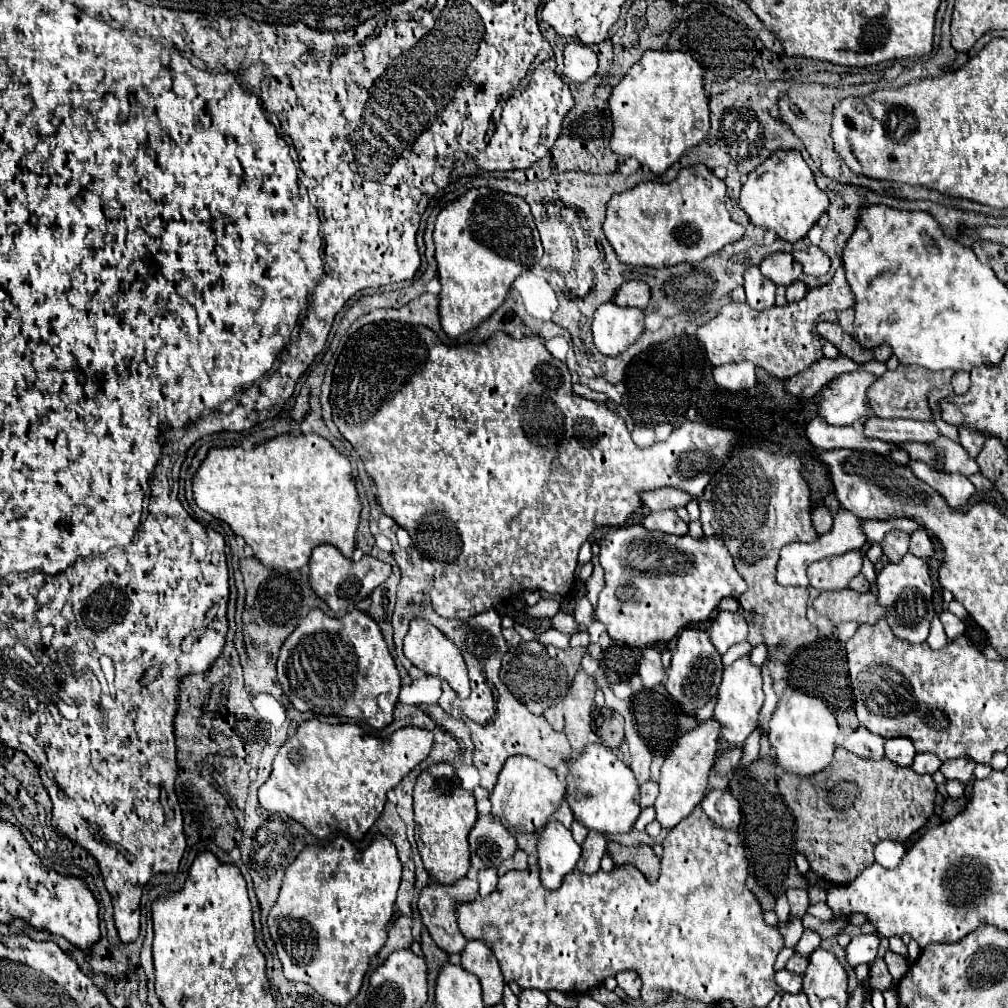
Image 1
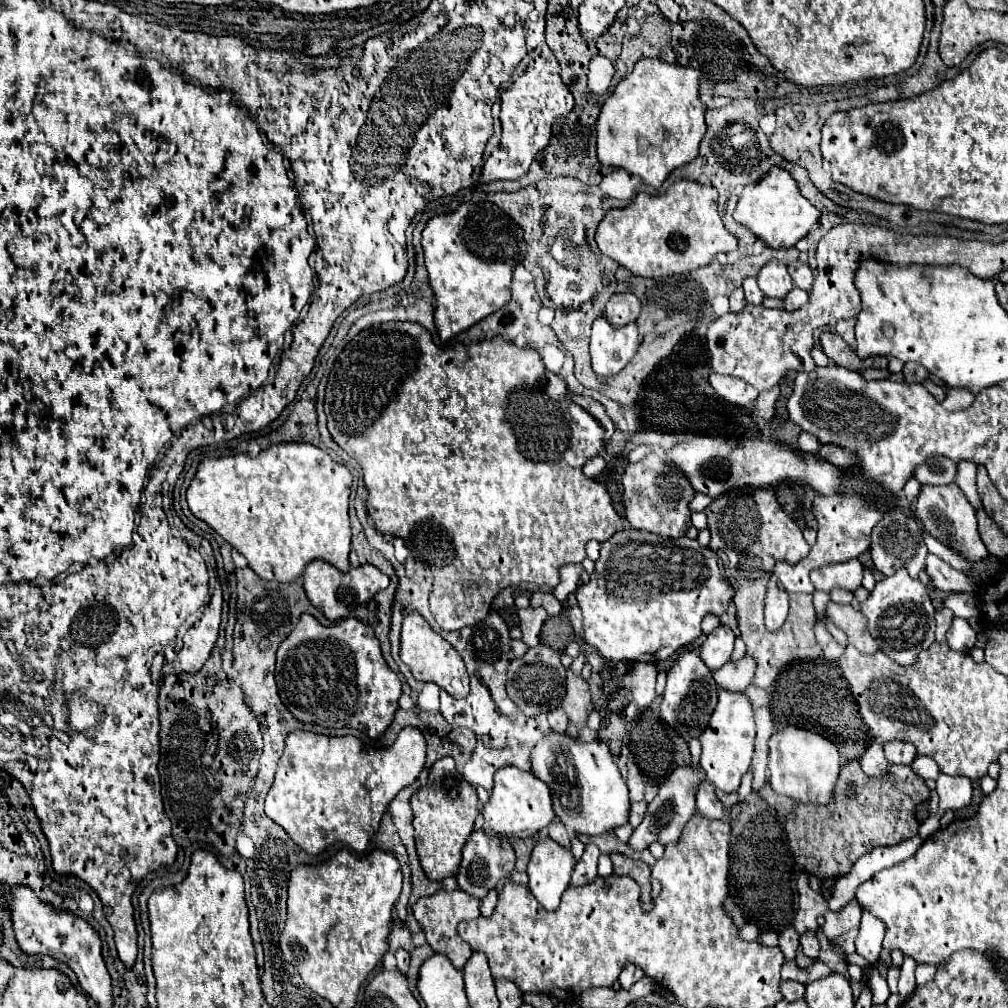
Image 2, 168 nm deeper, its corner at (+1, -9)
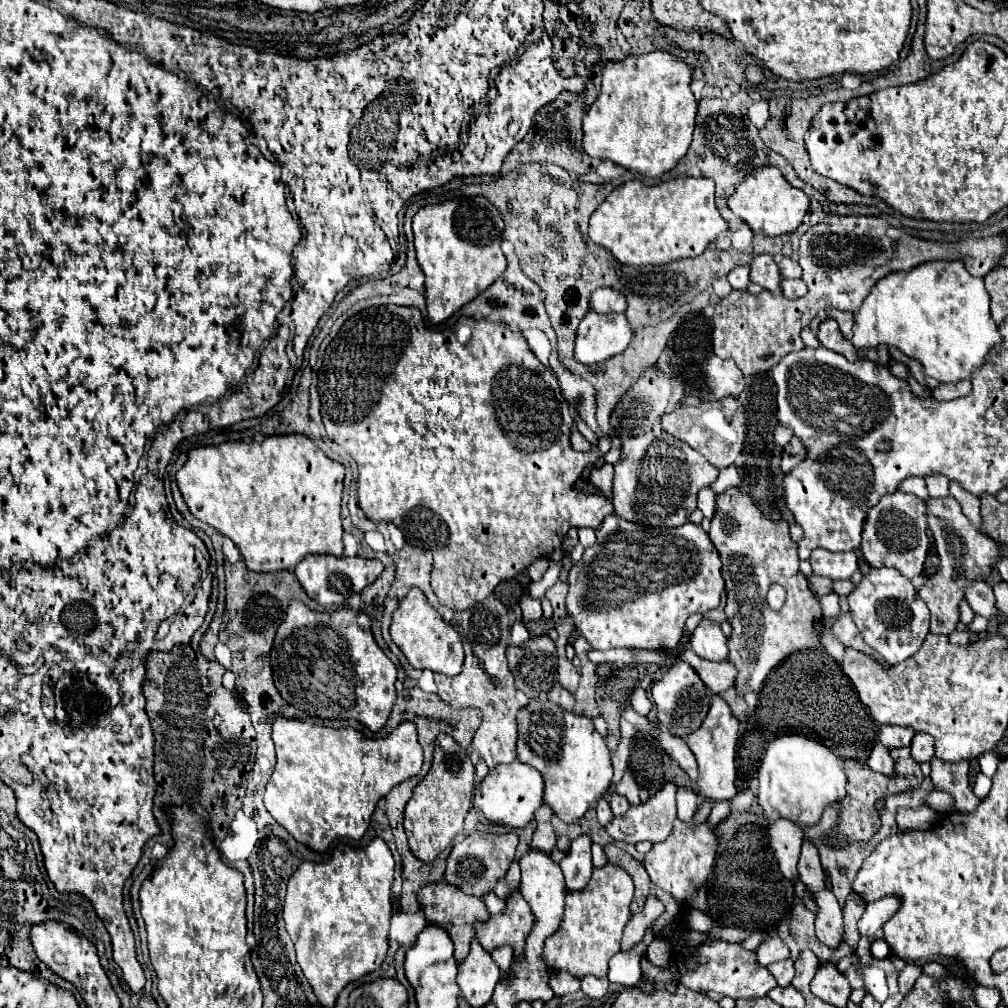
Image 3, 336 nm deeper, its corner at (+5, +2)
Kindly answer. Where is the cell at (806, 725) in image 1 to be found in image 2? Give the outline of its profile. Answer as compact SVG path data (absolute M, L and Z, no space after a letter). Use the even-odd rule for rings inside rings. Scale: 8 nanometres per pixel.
M788 725L770 737L770 787L792 801L828 805L840 775L840 755L834 743L818 733Z

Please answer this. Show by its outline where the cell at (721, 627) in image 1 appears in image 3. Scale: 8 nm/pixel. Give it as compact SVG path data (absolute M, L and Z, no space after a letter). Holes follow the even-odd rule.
M704 618L692 638L690 638L690 646L694 648L694 652L706 660L714 660L714 662L720 662L720 660L726 660L728 658L728 646L726 646L726 636L722 634L722 628L718 622L714 620L708 620Z

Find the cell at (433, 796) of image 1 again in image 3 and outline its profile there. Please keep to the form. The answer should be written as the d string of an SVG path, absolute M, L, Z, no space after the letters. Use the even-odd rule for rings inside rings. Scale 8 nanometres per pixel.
M450 736L436 738L436 750L432 768L424 780L414 788L412 798L404 810L404 830L408 834L410 850L422 862L434 862L440 852L444 852L458 834L462 834L464 816L472 808L474 790L474 764L470 762L466 750L462 750Z

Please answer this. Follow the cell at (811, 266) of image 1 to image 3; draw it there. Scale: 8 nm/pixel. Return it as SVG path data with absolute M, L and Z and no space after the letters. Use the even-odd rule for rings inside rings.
M784 256L780 262L780 274L782 278L802 278L802 268L800 264L796 262L796 258L790 258L790 256Z

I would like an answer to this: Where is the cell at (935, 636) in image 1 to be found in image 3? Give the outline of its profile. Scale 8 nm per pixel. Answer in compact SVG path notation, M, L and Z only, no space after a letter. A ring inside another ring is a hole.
M954 496L928 498L924 504L926 504L926 516L928 516L928 530L932 532L940 554L940 568L938 568L938 574L928 578L924 586L918 588L918 594L930 608L930 616L932 616L930 632L950 634L954 632L960 618L958 604L964 598L962 588L972 578L988 578L992 572L992 562L1000 554L994 540L970 524L970 520L964 516L962 506Z

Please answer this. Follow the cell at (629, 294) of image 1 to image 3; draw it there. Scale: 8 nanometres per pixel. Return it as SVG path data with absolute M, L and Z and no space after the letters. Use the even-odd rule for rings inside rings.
M598 288L594 294L592 294L592 300L590 300L590 308L596 310L598 314L610 314L610 312L626 312L626 296L614 288Z

